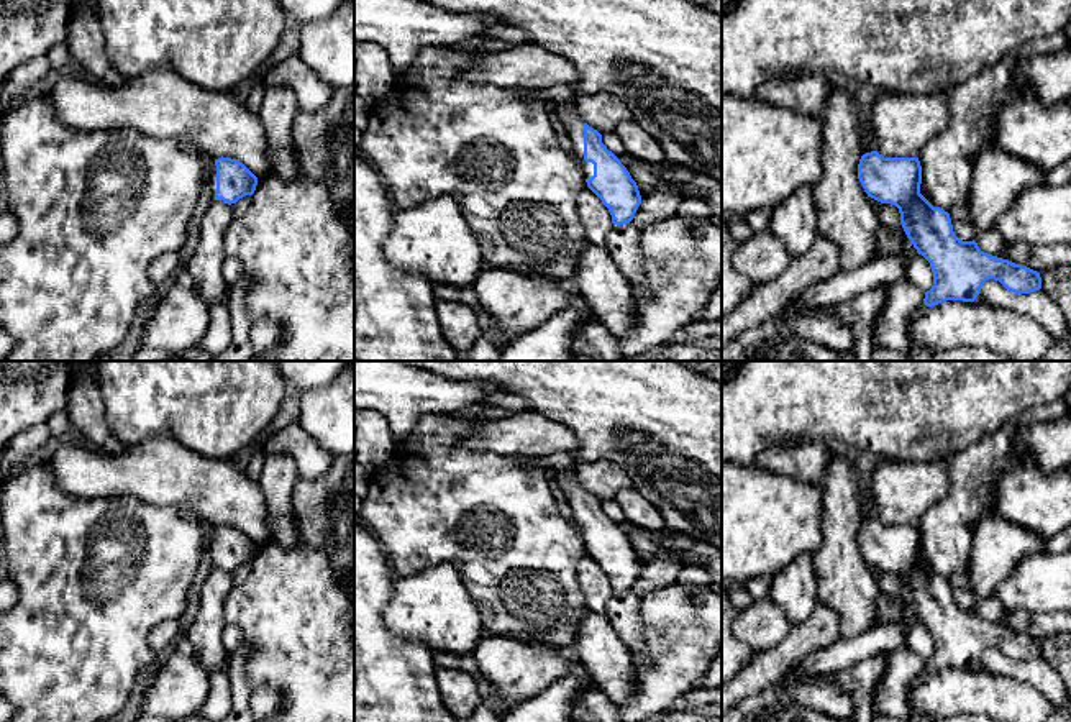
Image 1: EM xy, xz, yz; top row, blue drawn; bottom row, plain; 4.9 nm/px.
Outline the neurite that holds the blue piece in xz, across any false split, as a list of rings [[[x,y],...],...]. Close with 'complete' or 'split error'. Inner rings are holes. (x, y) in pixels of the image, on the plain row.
[[[402,361],[407,366],[417,366],[448,379],[454,381],[481,381],[489,382],[499,387],[502,392],[520,395],[531,404],[531,410],[538,415],[543,415],[549,420],[554,420],[567,427],[577,438],[577,448],[571,451],[574,466],[556,473],[551,471],[549,476],[558,481],[572,507],[572,515],[576,527],[582,535],[586,543],[587,555],[602,568],[612,583],[612,591],[620,594],[630,591],[641,571],[641,563],[636,550],[631,546],[627,535],[620,527],[607,517],[602,510],[602,502],[589,494],[584,487],[579,486],[576,478],[576,466],[579,463],[590,461],[610,461],[620,466],[631,479],[633,487],[641,492],[664,517],[666,527],[676,532],[686,533],[694,540],[709,543],[712,546],[722,548],[722,384],[717,381],[690,369],[684,361]]]; split error

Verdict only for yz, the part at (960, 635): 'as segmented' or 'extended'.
as segmented

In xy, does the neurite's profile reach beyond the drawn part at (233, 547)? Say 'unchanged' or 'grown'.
grown

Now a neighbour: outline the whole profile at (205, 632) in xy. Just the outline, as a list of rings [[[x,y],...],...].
[[[213,568],[198,591],[198,610],[189,627],[187,638],[194,645],[194,658],[208,676],[228,666],[230,655],[221,643],[226,625],[225,601],[233,587],[231,576],[223,568]]]

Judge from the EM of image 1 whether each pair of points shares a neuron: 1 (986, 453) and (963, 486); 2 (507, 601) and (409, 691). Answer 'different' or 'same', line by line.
1: same
2: different

